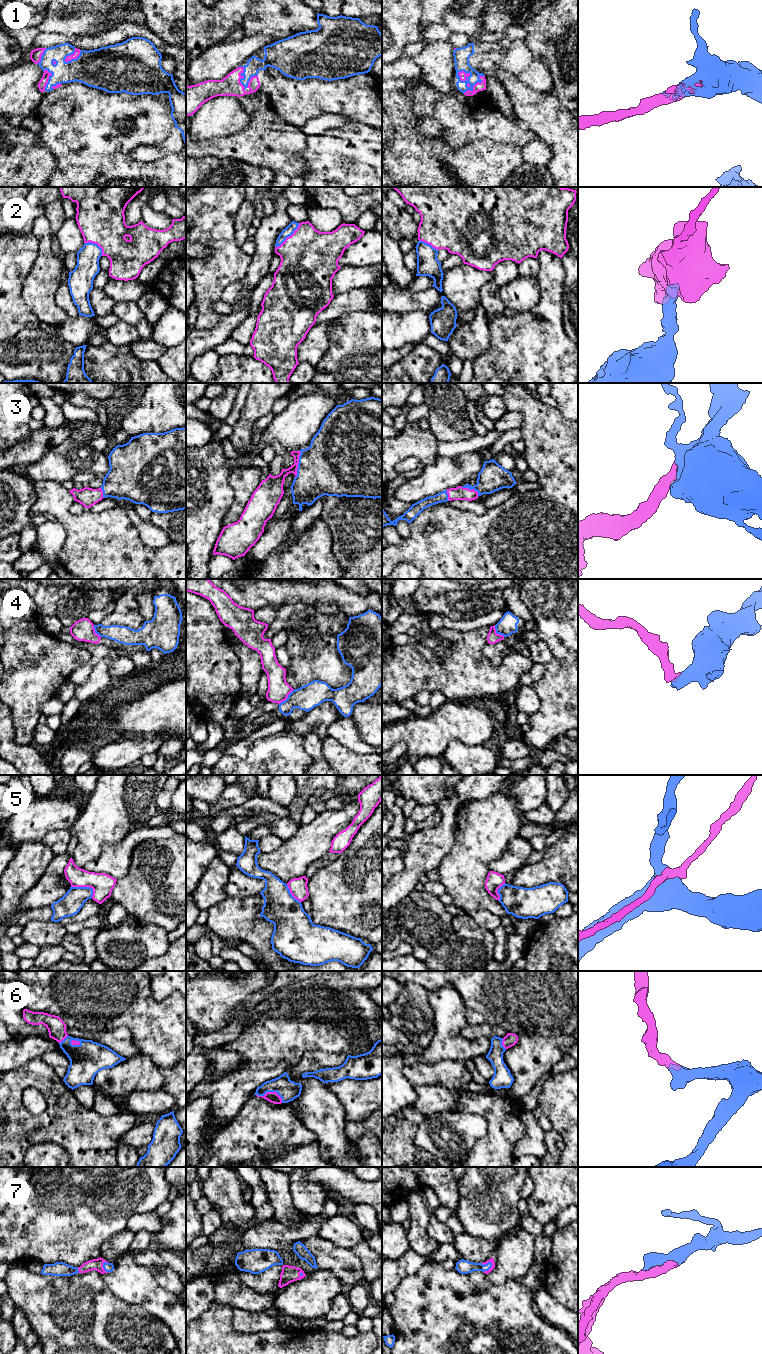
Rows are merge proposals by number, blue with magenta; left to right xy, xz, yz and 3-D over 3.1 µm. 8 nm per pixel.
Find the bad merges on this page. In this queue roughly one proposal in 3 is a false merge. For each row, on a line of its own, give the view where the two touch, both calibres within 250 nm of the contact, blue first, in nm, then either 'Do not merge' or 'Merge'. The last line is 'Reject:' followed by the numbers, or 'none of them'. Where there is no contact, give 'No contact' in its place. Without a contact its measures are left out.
1: Touches blue in xz. Thickness 120 nm (blue) against 160 nm. Merge
2: Touches blue in xz. Thickness 80 nm (blue) against 460 nm. Merge
3: Touches blue in xz. Thickness 460 nm (blue) against 140 nm. Merge
4: Touches blue in xz. Thickness 200 nm (blue) against 180 nm. Do not merge
5: Touches blue in xy. Thickness 180 nm (blue) against 180 nm. Do not merge
6: Touches blue in xz. Thickness 170 nm (blue) against 90 nm. Merge
7: Touches blue in yz. Thickness 110 nm (blue) against 40 nm. Merge
Reject: 4, 5

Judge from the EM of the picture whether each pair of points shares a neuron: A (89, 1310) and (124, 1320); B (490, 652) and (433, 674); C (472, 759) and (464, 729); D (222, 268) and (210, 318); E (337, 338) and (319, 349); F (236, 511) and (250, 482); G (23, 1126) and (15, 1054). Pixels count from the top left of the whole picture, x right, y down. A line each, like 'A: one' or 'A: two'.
A: one
B: two
C: two
D: one
E: two
F: one
G: two

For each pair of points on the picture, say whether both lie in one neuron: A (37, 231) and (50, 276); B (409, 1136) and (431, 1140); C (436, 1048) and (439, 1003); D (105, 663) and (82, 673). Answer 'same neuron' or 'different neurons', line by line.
A: same neuron
B: different neurons
C: same neuron
D: different neurons

